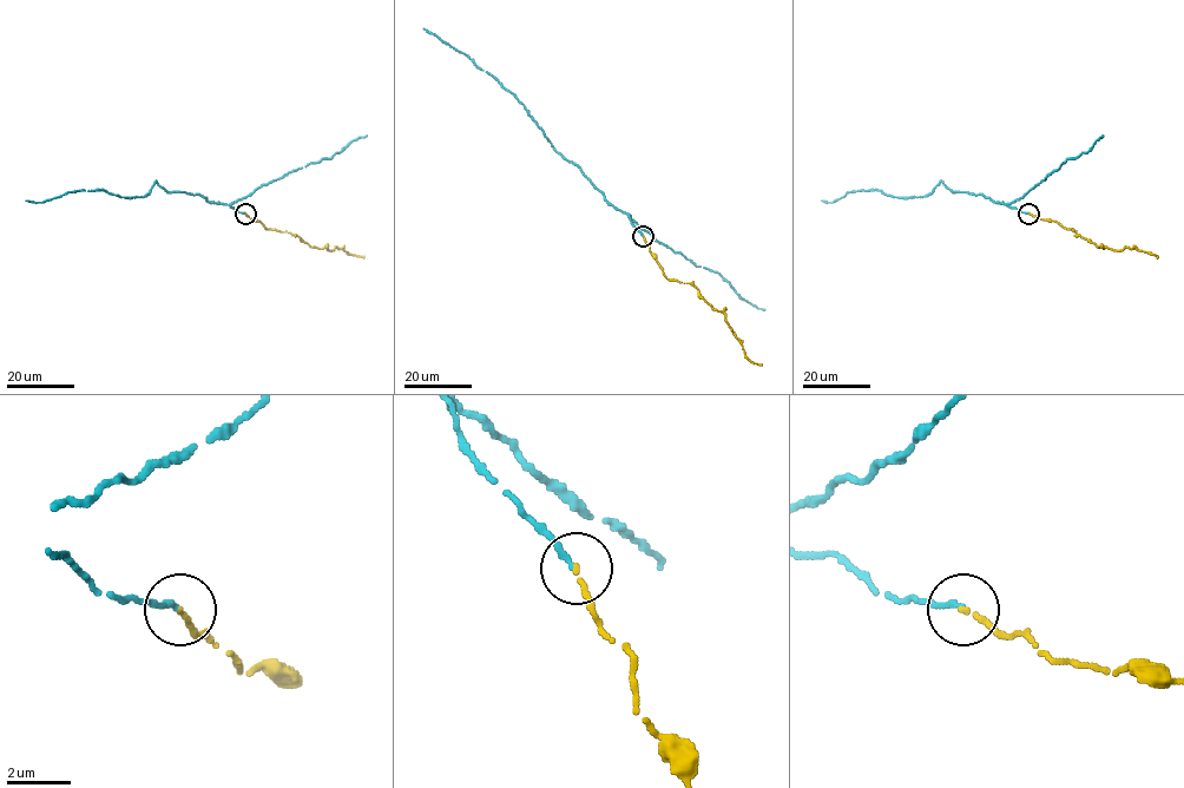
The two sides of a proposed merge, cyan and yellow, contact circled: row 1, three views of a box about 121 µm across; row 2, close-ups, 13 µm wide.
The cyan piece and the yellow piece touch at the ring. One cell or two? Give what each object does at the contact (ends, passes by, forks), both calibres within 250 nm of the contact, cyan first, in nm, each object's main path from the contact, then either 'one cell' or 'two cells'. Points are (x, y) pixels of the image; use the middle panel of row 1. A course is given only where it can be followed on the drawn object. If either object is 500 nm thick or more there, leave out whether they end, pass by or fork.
cyan ends | yellow ends | 200/170 nm | cyan via (643, 236), (629, 214), (617, 209), (577, 164), (557, 152), (514, 94), (466, 54), (423, 28) | yellow via (643, 236), (664, 276), (692, 284), (705, 301), (725, 315), (745, 356), (762, 365) | one cell

